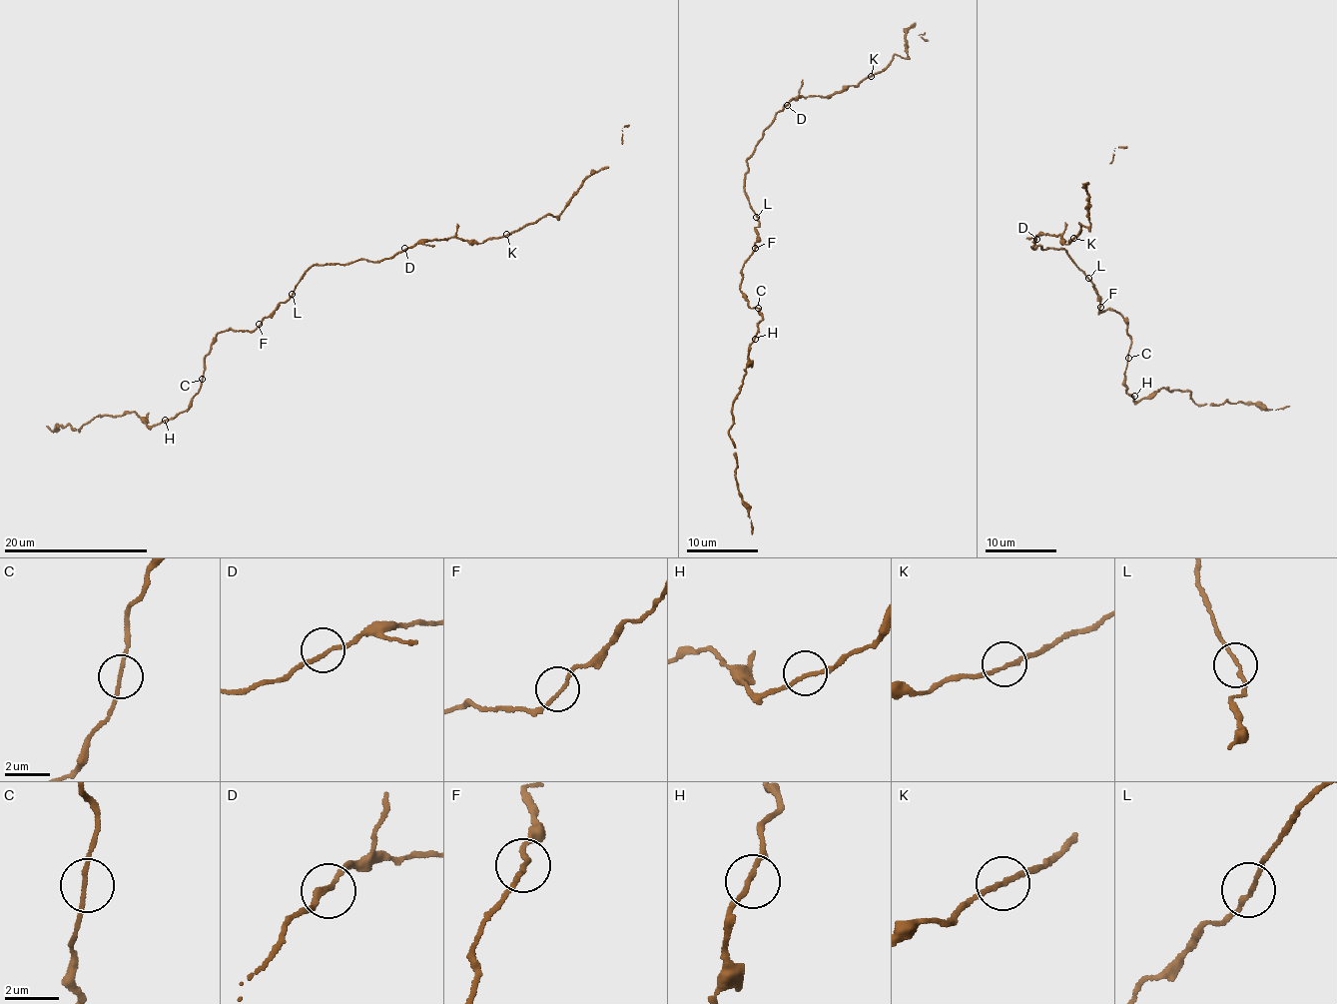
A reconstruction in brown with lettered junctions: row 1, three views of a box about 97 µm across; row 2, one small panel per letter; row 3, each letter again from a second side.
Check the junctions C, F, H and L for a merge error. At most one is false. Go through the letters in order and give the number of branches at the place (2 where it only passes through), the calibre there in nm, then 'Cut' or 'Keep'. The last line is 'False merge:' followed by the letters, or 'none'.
C: Branches: 2. Thickness 140 nm. Keep
F: Branches: 2. Thickness 140 nm. Keep
H: Branches: 2. Thickness 150 nm. Keep
L: Branches: 2. Thickness 140 nm. Keep
False merge: none

